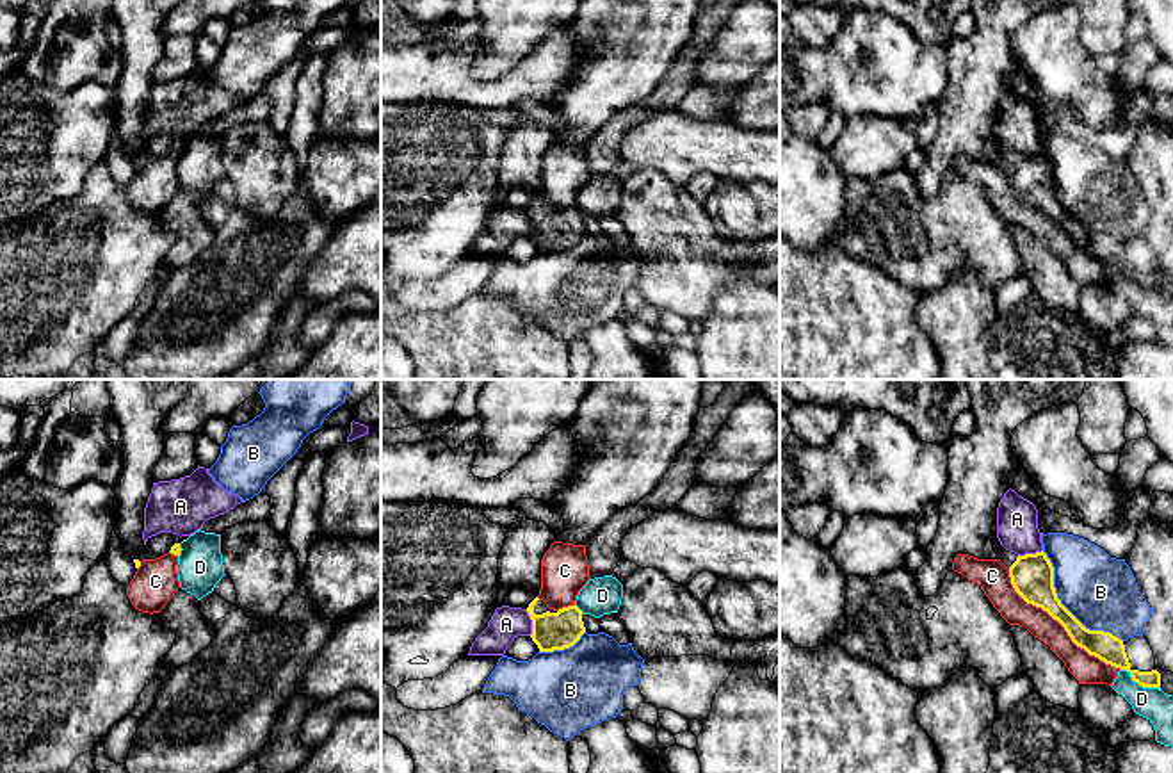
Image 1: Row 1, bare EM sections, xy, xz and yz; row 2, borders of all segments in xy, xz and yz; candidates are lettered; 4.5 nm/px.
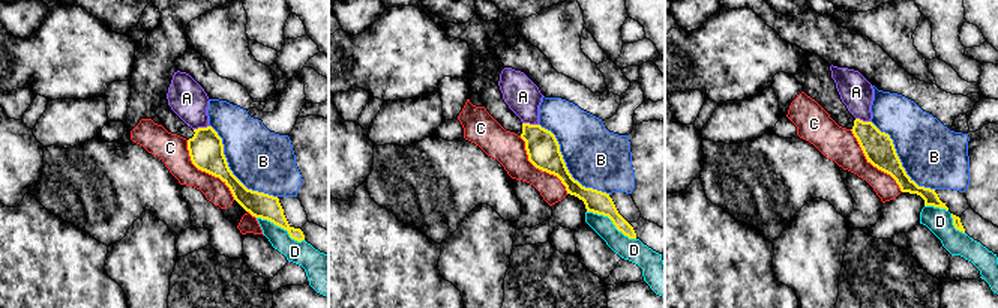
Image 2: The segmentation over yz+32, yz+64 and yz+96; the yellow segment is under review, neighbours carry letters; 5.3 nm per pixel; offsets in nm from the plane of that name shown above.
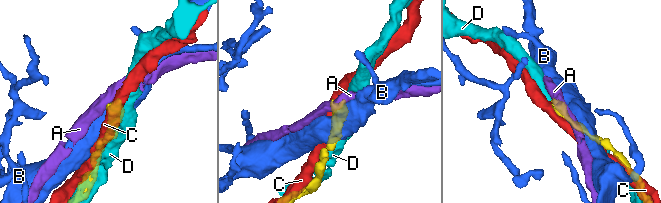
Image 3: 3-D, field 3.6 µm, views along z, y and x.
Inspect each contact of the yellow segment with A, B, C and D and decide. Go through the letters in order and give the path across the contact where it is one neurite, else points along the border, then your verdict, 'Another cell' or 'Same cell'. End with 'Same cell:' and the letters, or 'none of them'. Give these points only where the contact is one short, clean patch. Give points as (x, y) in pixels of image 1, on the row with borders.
A: Boundary: xz (525, 610), (531, 620), (531, 634). Another cell
B: Another cell
C: Another cell
D: Another cell
Same cell: none of them

